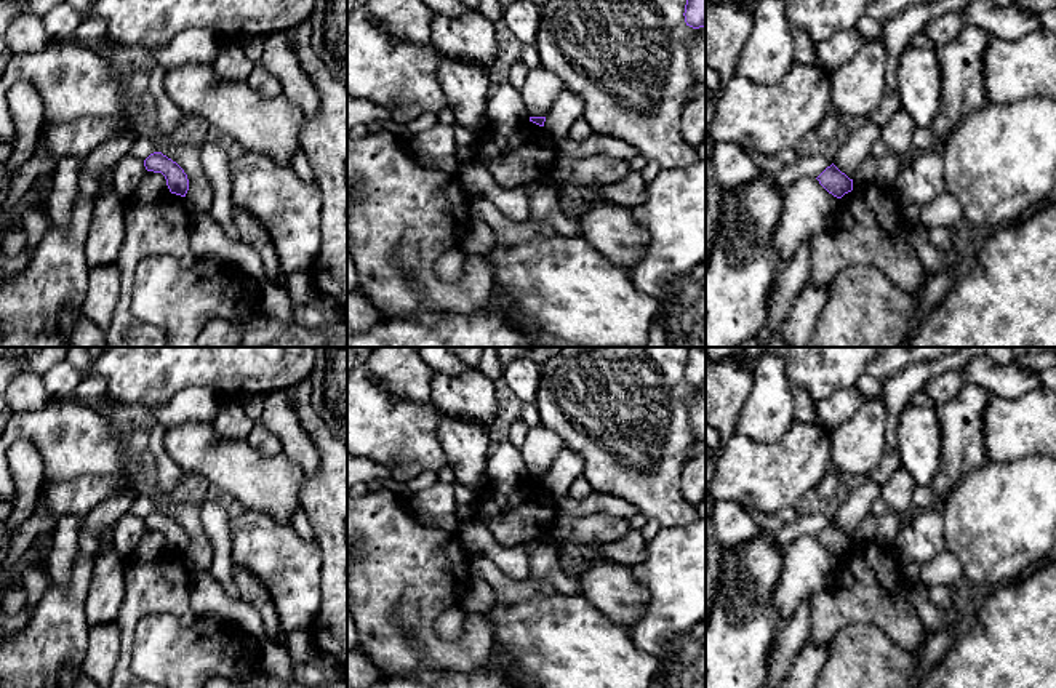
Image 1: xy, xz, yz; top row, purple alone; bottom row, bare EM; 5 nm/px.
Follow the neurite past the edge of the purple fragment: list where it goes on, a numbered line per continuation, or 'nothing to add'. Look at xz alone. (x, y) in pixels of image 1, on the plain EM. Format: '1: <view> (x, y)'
nothing to add

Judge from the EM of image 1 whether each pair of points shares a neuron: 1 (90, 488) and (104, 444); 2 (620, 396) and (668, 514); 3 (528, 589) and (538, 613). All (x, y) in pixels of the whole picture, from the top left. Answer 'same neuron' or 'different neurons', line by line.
1: different neurons
2: same neuron
3: different neurons

